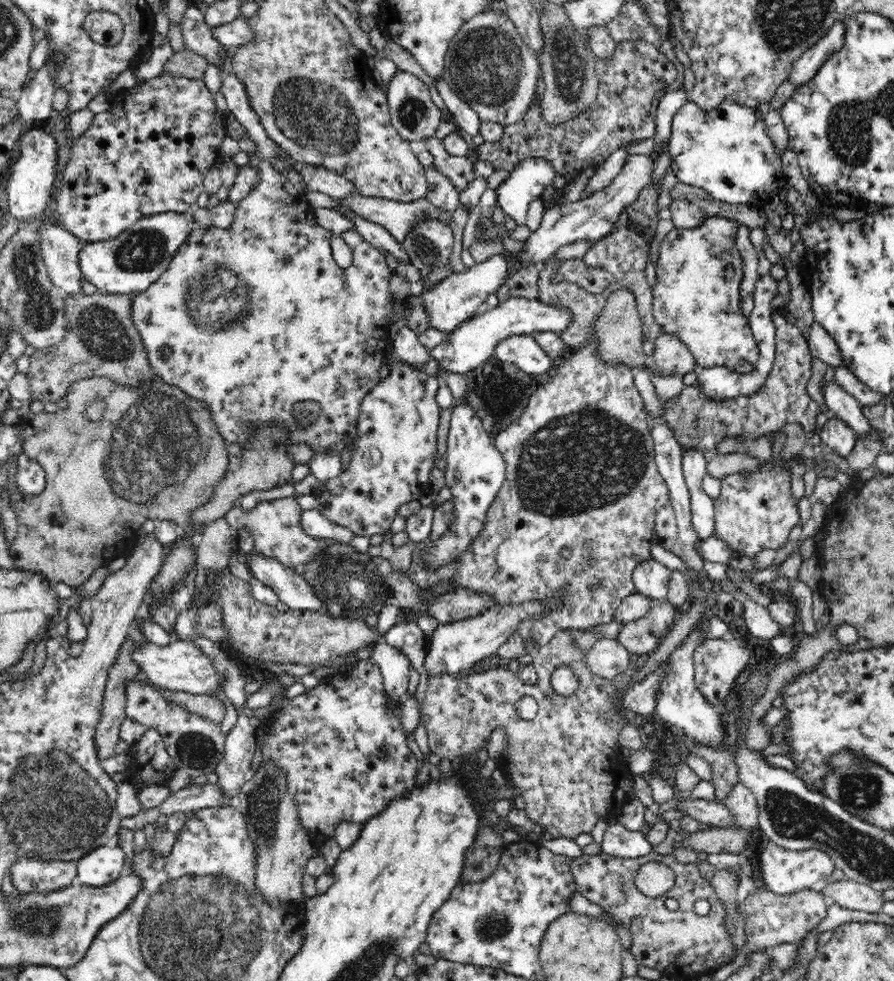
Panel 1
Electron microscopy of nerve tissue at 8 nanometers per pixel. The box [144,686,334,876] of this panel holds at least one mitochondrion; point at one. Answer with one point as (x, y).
(263, 800)

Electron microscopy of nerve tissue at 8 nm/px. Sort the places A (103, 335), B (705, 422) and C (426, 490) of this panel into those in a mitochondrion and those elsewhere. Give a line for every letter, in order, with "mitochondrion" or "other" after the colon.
A: mitochondrion
B: mitochondrion
C: other

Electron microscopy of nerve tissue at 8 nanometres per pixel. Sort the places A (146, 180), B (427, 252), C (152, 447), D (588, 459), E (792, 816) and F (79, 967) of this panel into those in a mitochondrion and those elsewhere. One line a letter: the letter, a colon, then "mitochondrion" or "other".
A: other
B: mitochondrion
C: mitochondrion
D: mitochondrion
E: mitochondrion
F: other

